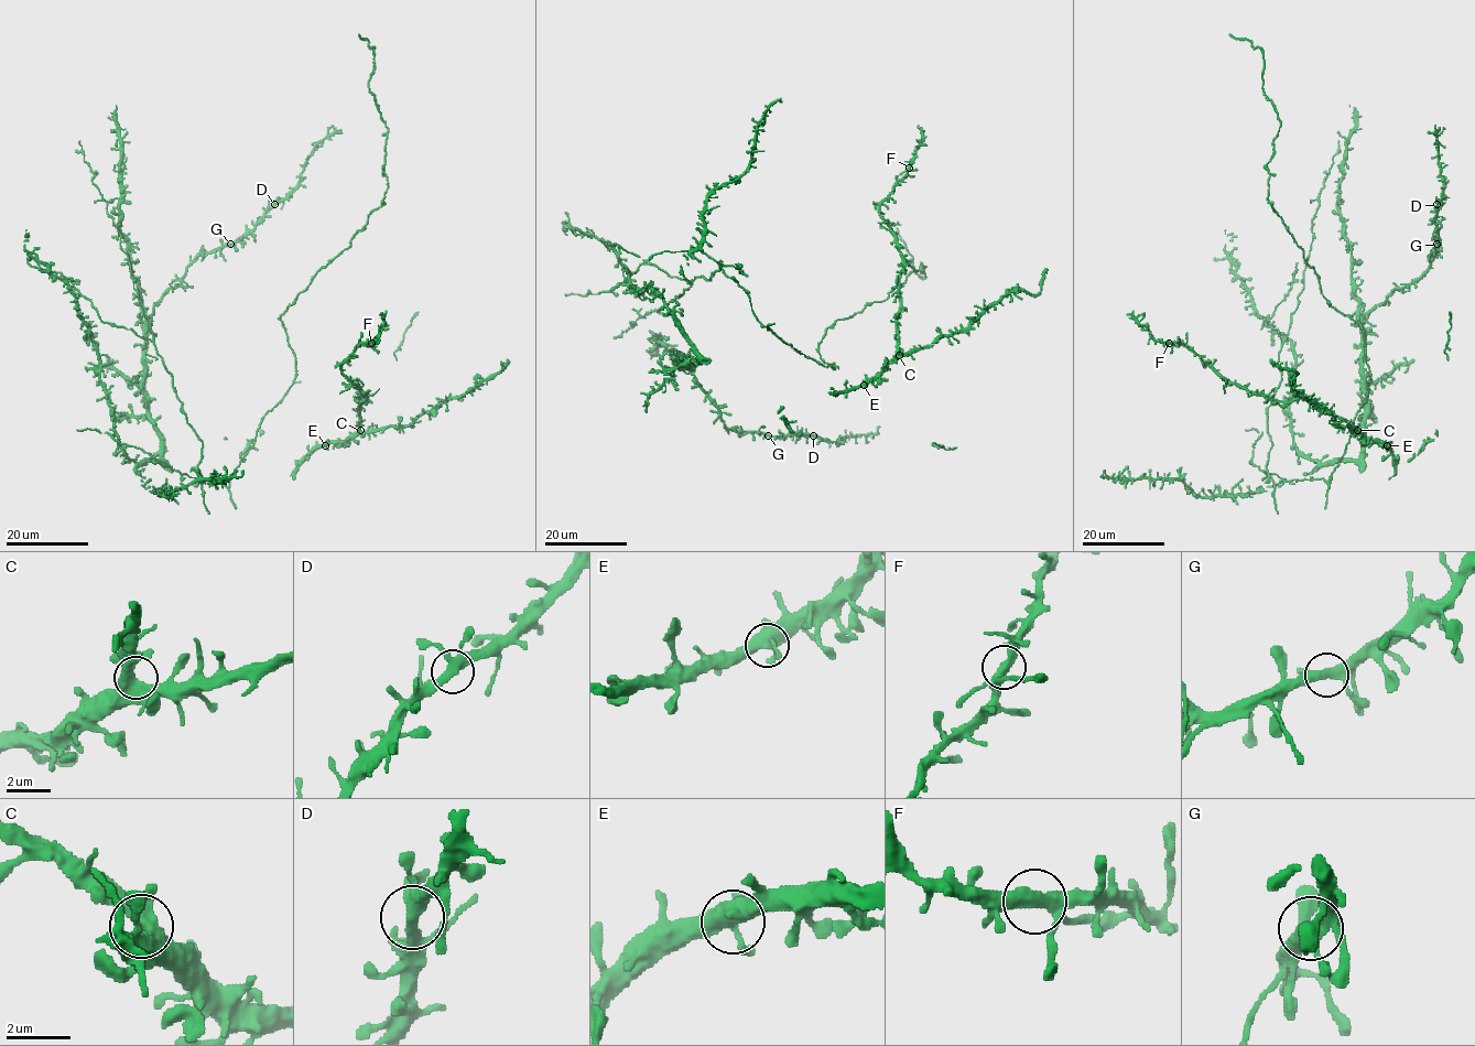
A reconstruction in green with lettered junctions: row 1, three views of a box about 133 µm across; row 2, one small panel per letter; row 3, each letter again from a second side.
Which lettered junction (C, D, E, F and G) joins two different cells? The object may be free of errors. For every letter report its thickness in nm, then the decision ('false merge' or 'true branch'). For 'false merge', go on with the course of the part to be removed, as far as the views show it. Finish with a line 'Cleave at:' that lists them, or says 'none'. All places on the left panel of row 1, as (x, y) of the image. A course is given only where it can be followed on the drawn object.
C: calibre 480 nm; true branch
D: calibre 360 nm; true branch
E: calibre 480 nm; true branch
F: calibre 360 nm; true branch
G: calibre 360 nm; true branch
Cleave at: none

